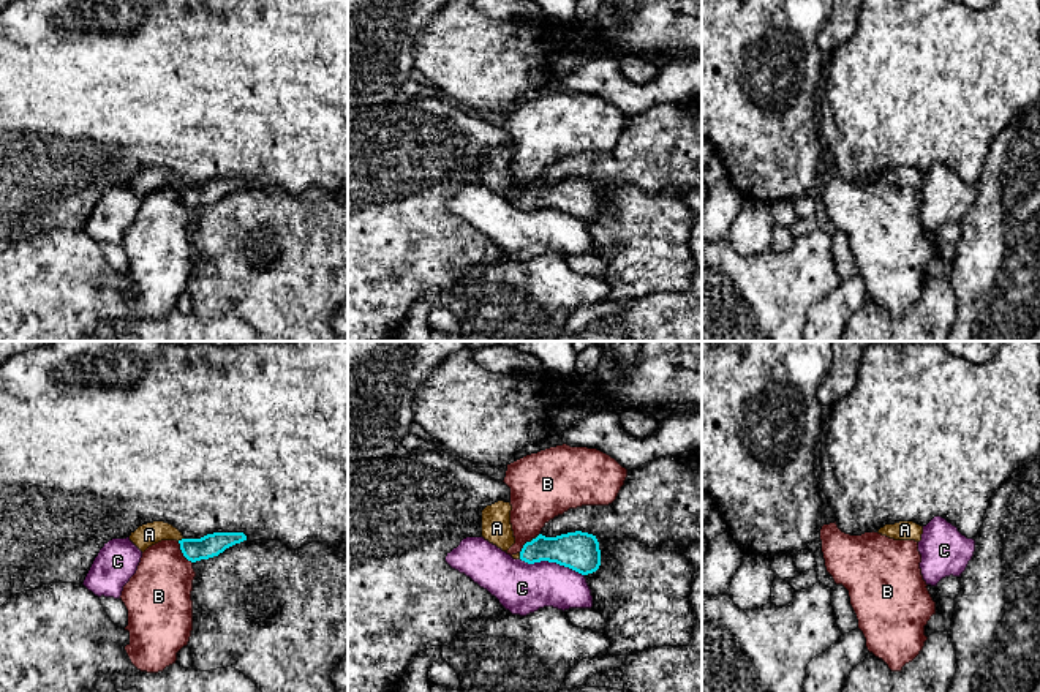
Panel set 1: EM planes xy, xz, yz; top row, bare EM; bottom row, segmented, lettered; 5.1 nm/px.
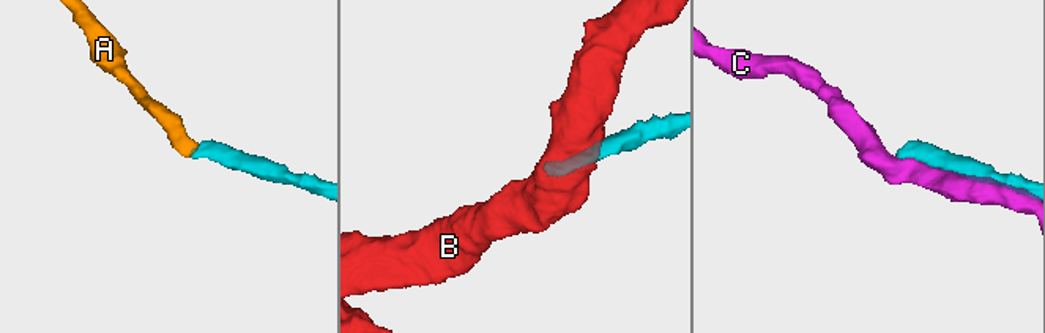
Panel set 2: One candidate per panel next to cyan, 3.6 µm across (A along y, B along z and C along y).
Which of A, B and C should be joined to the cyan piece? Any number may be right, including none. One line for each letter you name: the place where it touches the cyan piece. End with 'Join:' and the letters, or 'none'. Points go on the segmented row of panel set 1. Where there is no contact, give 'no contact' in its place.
A: meets cyan in xy at (182, 539)
Join: A

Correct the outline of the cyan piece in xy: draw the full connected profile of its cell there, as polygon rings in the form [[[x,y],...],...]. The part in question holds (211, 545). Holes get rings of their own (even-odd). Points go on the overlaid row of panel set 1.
[[[153,521],[139,526],[131,532],[130,540],[144,553],[149,547],[161,540],[177,540],[183,556],[191,561],[218,556],[226,548],[247,540],[243,532],[213,532],[201,539],[185,539],[182,532],[169,523]]]

